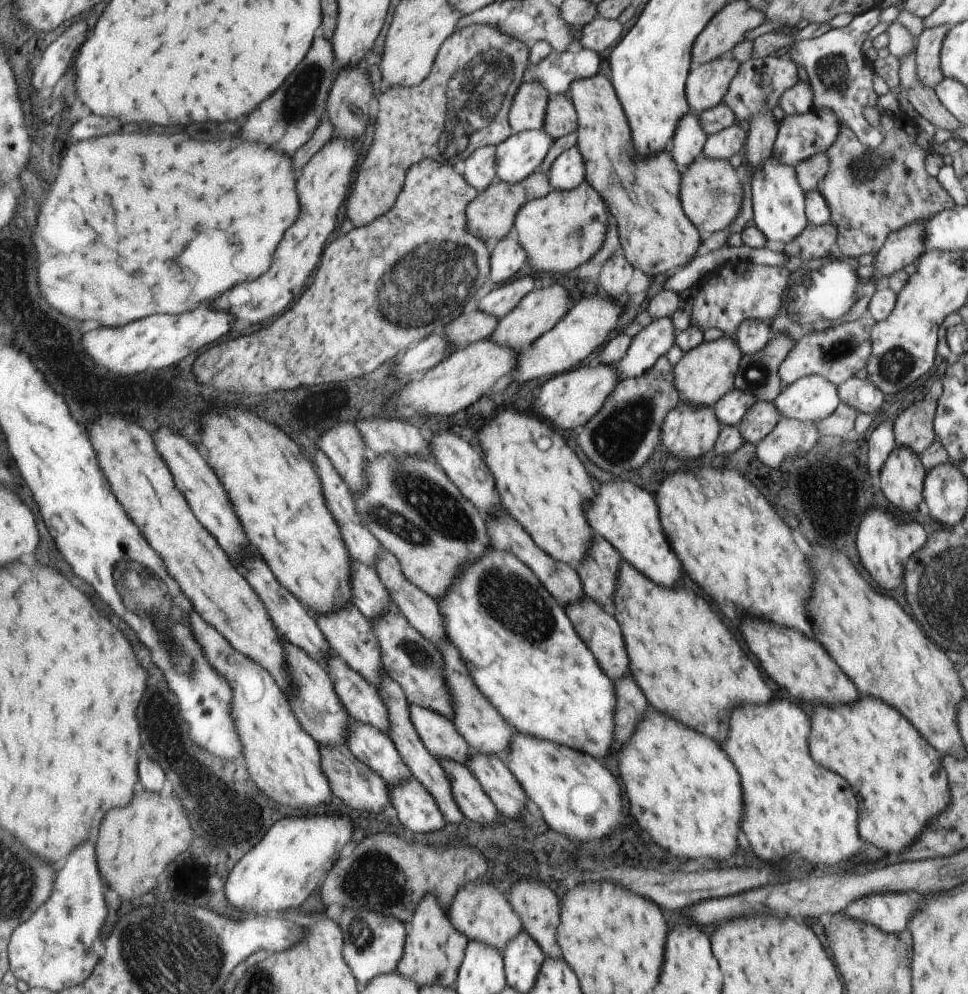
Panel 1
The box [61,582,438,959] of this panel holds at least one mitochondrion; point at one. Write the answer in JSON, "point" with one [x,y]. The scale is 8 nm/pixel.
{"point":[374,878]}

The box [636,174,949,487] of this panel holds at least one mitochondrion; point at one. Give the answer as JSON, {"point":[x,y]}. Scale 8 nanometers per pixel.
{"point":[897,364]}

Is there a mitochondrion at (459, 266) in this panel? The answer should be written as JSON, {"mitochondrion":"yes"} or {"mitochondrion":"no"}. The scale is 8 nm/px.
{"mitochondrion":"yes"}

